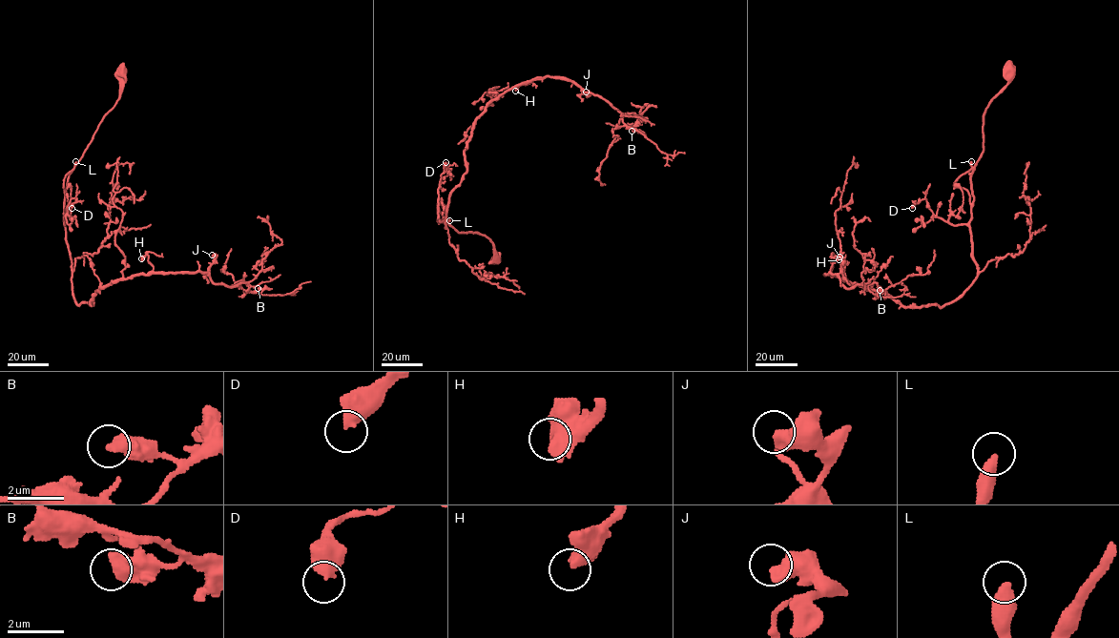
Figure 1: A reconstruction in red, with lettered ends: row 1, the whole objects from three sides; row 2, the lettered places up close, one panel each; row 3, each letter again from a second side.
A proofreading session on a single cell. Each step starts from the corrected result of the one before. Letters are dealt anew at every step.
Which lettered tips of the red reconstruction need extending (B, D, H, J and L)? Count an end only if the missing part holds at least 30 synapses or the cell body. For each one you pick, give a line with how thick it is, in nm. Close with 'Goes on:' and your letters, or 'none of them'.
L: calibre 460 nm
Goes on: L

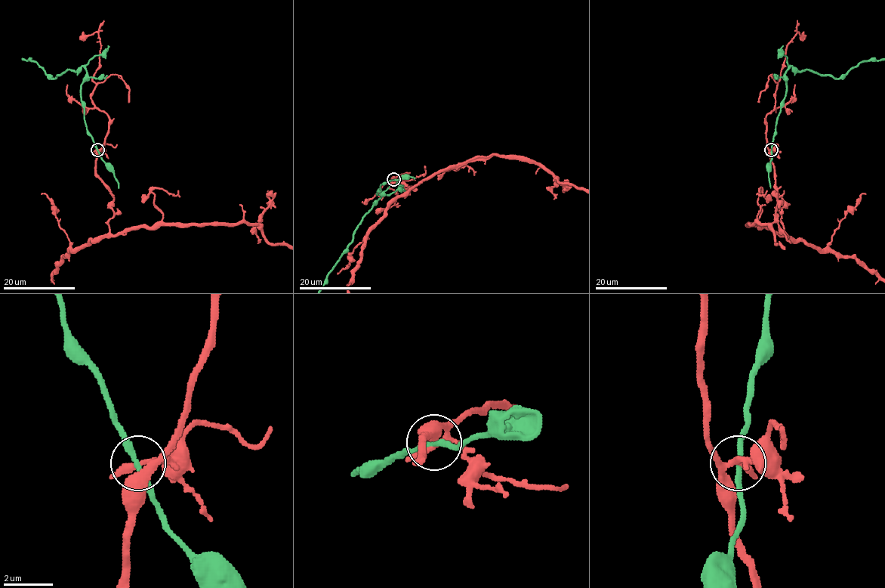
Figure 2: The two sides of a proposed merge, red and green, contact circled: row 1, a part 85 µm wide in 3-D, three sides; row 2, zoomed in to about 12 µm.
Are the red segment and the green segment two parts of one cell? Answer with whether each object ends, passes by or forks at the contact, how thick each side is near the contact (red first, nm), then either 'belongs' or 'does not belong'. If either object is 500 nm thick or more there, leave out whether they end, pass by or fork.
red forks; green passes by; calibres 200 and 200 nm; does not belong

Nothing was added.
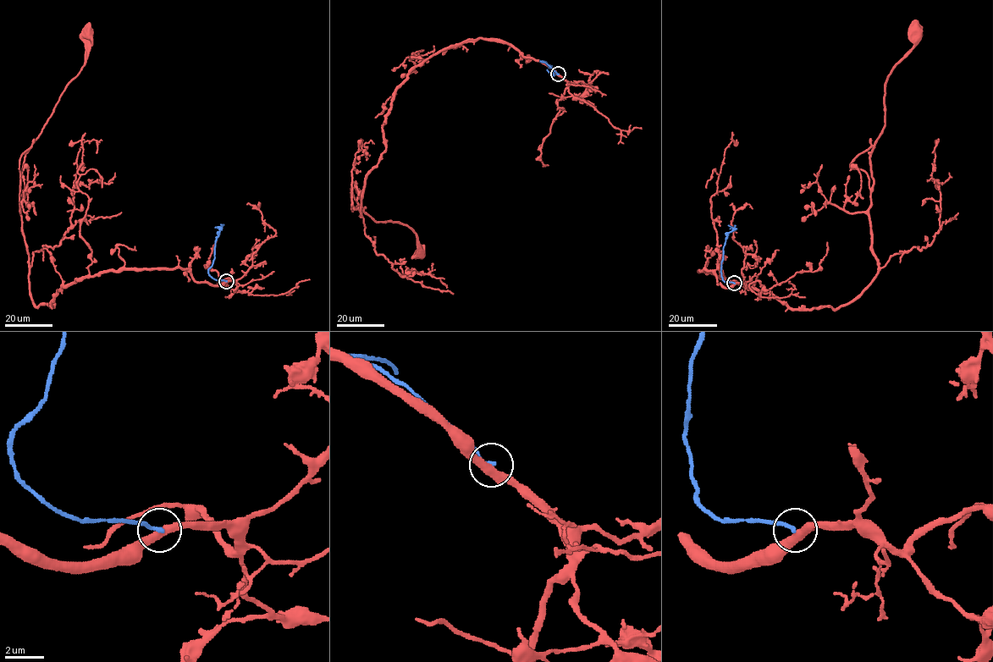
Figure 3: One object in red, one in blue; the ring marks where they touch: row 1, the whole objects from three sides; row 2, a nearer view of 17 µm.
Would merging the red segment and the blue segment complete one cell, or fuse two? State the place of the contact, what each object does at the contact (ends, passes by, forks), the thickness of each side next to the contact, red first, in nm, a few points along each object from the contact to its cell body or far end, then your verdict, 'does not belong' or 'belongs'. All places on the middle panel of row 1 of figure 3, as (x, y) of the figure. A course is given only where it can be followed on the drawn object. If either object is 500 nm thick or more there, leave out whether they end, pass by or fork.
place (558, 74); red passes by; blue ends; calibres 420 and 180 nm; course red (558, 74), (506, 43), (466, 39), (396, 90), (361, 215), (351, 206), (406, 224), (419, 251); course blue (558, 74), (540, 61), (546, 63), (553, 73), (553, 68); does not belong

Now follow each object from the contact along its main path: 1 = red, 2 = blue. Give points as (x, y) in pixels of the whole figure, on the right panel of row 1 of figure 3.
1: (734, 284), (698, 270), (794, 309), (836, 309), (871, 281), (870, 154), (887, 76), (915, 30)
2: (734, 284), (725, 282), (720, 273), (725, 239), (733, 228), (728, 225)

